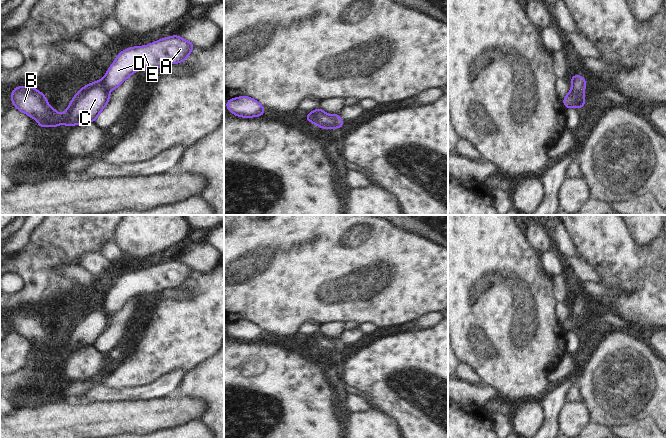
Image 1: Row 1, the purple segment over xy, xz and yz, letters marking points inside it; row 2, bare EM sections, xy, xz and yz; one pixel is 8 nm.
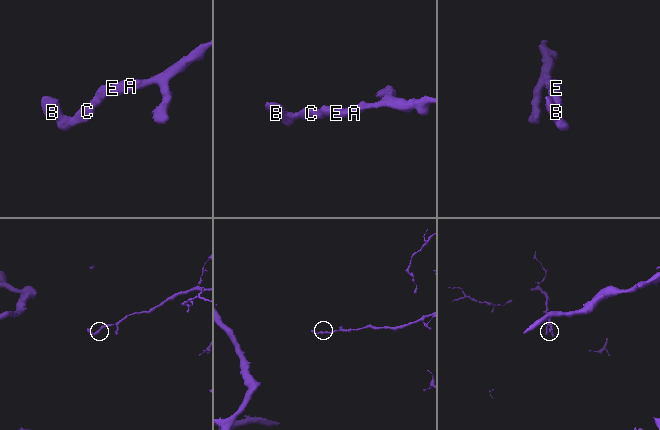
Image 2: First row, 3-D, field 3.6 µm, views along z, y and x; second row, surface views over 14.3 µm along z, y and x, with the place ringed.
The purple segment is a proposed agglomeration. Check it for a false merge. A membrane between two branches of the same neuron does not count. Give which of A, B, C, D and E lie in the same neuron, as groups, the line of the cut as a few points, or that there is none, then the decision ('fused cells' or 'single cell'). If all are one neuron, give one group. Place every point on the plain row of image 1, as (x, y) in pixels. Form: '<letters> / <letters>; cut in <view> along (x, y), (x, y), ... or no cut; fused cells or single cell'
A B C D E; no cut; single cell

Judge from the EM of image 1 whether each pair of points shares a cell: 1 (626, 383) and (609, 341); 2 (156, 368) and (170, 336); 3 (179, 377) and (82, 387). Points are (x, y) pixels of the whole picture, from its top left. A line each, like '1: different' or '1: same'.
1: same
2: same
3: different

